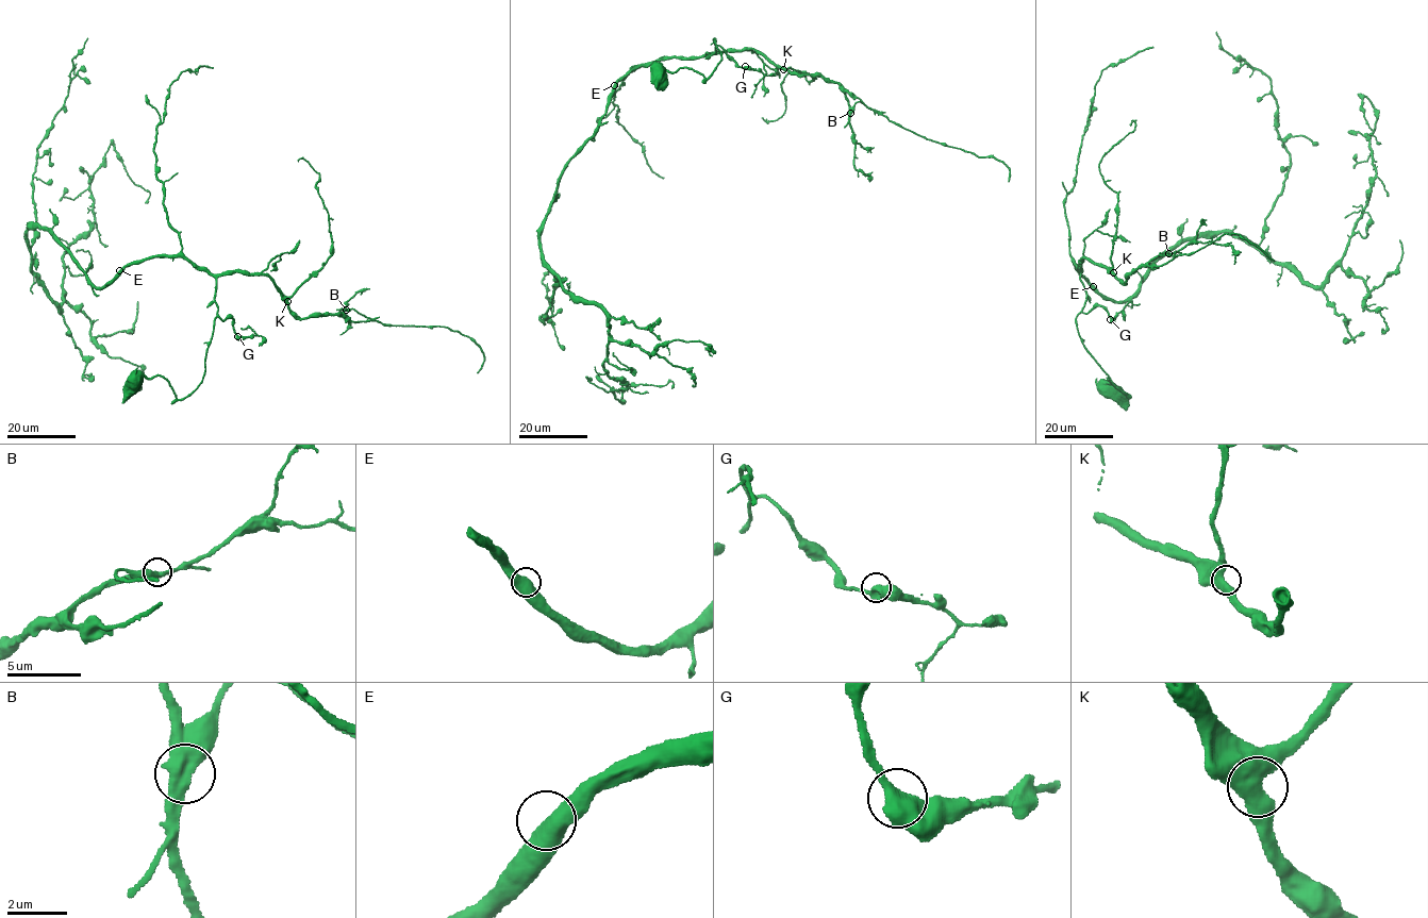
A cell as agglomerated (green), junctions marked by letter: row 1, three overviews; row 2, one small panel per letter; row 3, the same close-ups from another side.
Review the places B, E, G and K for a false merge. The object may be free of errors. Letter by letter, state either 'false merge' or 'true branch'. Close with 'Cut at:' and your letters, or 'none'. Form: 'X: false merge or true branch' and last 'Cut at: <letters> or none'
B: false merge
E: true branch
G: true branch
K: true branch
Cut at: B

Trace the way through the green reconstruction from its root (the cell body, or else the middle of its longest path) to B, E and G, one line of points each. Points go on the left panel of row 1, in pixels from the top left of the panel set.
B: (136, 382), (163, 376), (179, 399), (198, 385), (220, 276), (269, 276), (301, 318), (345, 310)
E: (136, 382), (163, 376), (179, 399), (201, 382), (218, 311), (215, 278), (181, 256), (147, 257), (119, 270)
G: (136, 382), (144, 377), (163, 376), (177, 399), (183, 399), (202, 380), (215, 319), (233, 319), (237, 336)

